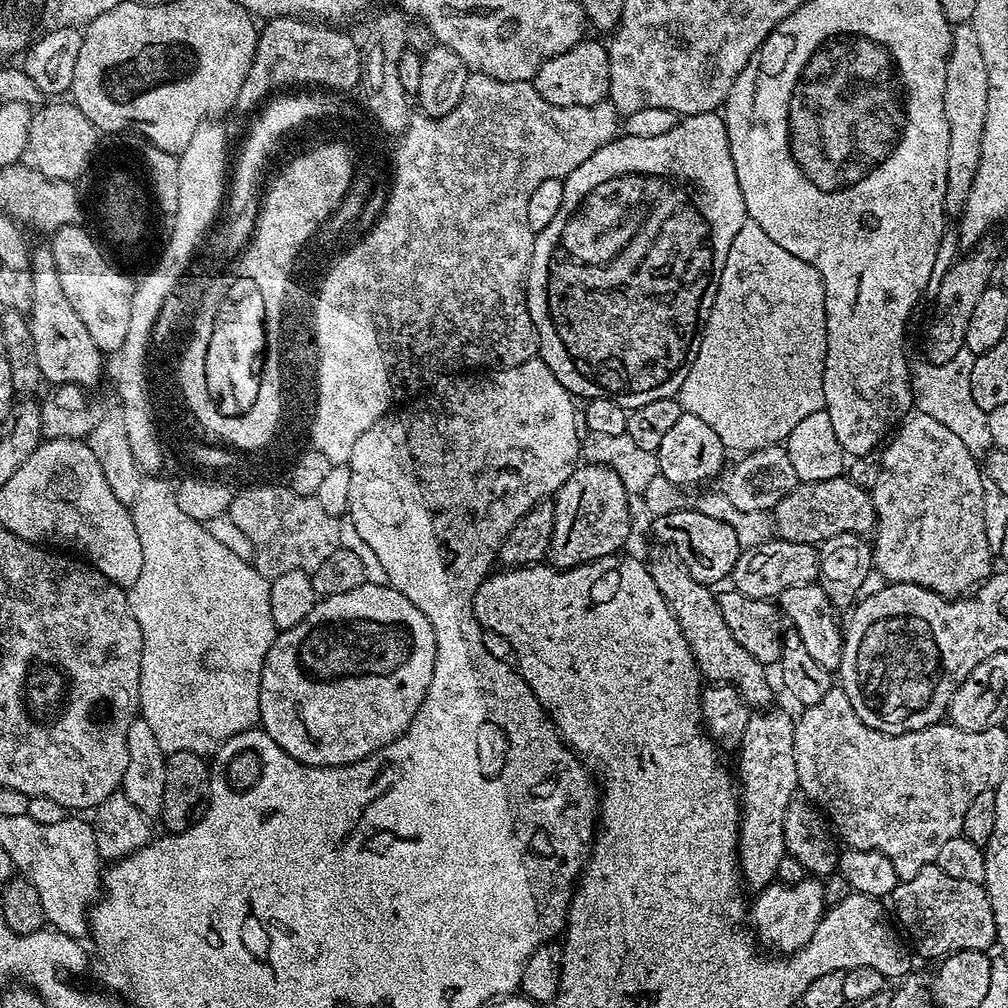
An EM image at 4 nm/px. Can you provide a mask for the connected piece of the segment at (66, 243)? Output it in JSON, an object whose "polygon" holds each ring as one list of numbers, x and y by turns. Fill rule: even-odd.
{"polygon":[[83,223,67,224,51,233,50,247,54,254,54,266,58,266,58,282,62,282,62,291,66,294,70,306,74,306,78,319,86,326,90,338,94,338,94,346,98,346,105,354,119,353,122,342,126,342,126,330,130,327,130,298,134,287,133,277,119,272,106,257,100,253,96,240,83,228]]}

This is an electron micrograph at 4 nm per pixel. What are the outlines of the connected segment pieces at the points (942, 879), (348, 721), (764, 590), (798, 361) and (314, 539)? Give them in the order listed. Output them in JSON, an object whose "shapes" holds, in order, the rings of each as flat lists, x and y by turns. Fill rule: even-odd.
{"shapes":[[[935,863,918,870,914,878,900,880,890,903,896,911,895,923,904,927,907,943,914,952,916,947,918,955,933,962,954,952,988,952,997,943,994,914,984,885,950,878]],[[365,582,354,590,346,590,346,594,334,594,317,599,310,614,306,614,306,618,302,618,302,622,298,622,298,626,290,626,275,633,270,650,264,658,264,665,260,670,260,693,258,694,260,718,258,724,264,733,282,750,286,750,286,754,290,754,290,758,297,764,306,764,310,768,329,768,330,766,353,764,374,754,382,746,394,742,404,733,426,694,432,677,435,652,433,628,424,615,398,589,384,582,379,583]],[[767,538,760,544,752,547,745,547,739,553,730,573,731,587,738,594,751,600,768,600,779,597,782,590,790,586,806,586,816,580,816,553,817,549,810,544,802,542,786,541,779,538]],[[746,222,734,234,730,242,728,252,722,256,724,265,720,268,720,281,715,281,714,295,711,297,712,309,707,309,706,319,702,324,702,331,698,336,698,343,694,348,694,355,683,373,678,384,678,399,681,409,687,415,698,418,707,426,725,449,741,448,741,453,747,454,756,451,757,448,767,448,779,445,806,418,818,408,818,392,814,387,814,381,818,376,818,369,822,364,822,353,824,350,824,329,822,327,822,277,815,267,804,258,794,258,794,254,786,254,784,244,780,240,772,240,763,233,758,225]],[[254,487,242,488,229,504,227,501,226,515,250,542,250,563,265,580,270,582,282,574,290,574,290,570,311,574,340,547,342,528,336,525,339,524,337,517,326,514,326,510,316,505,313,497,300,500,300,497,276,489,257,491]]]}

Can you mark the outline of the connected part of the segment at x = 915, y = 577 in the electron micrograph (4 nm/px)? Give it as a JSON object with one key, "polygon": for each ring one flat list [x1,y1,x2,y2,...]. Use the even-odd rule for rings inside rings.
{"polygon":[[913,411,905,415,891,436,883,445,884,453,883,448,879,453,876,480,870,487,876,534,876,541,873,539,870,547,875,571,894,584,917,584,938,594,955,592,958,598,971,593,994,571,994,552,988,547,982,522,985,481,977,459,958,434,950,434,950,430,946,430,942,422,934,422,930,414]]}

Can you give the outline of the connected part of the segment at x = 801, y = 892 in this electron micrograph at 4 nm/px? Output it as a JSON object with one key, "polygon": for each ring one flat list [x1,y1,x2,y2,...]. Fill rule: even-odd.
{"polygon":[[810,876,787,885,773,882,755,896,746,912,747,923,749,927,751,924,757,936,755,939,778,954,791,954,802,949,812,938,826,911,824,885,819,879]]}

